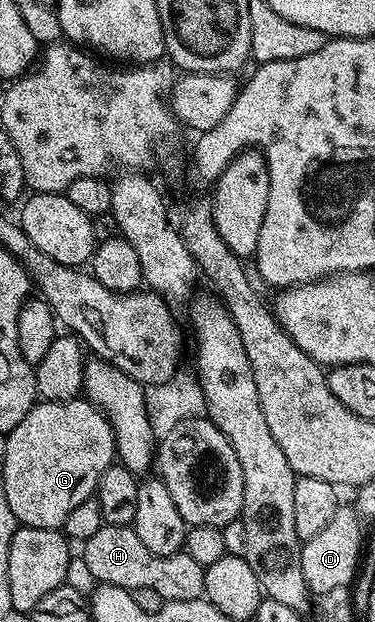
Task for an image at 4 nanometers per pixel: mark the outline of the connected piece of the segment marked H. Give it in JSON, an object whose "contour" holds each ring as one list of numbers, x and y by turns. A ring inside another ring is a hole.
{"contour":[[104,526,95,536,89,537,87,543,82,544,83,563,89,574,95,578,96,584,108,583,117,585,126,591,138,588,152,588,158,592,164,601,176,599,189,601,203,595,203,573,205,568,197,565,193,557,186,553,161,557,157,553,149,553,141,537,137,537,134,526,108,527]]}

